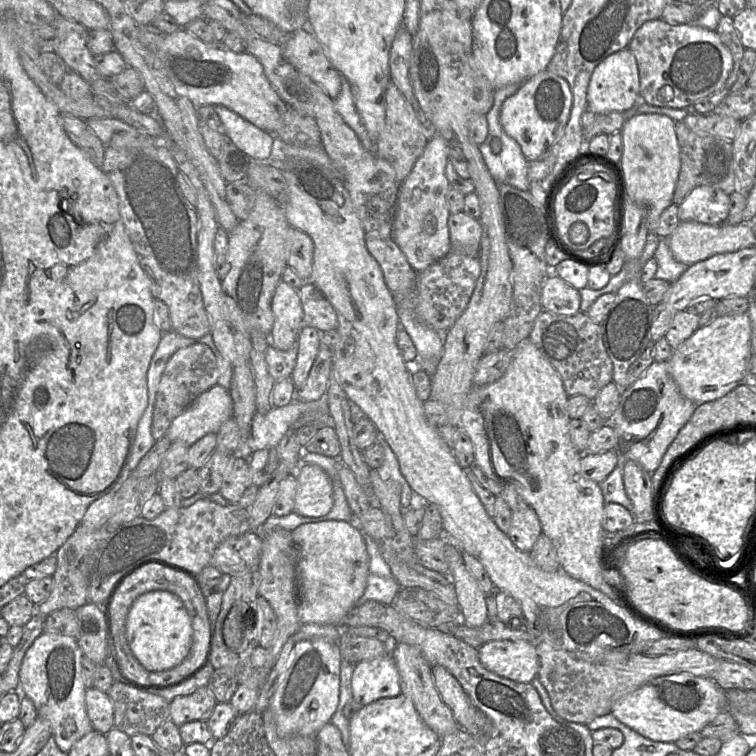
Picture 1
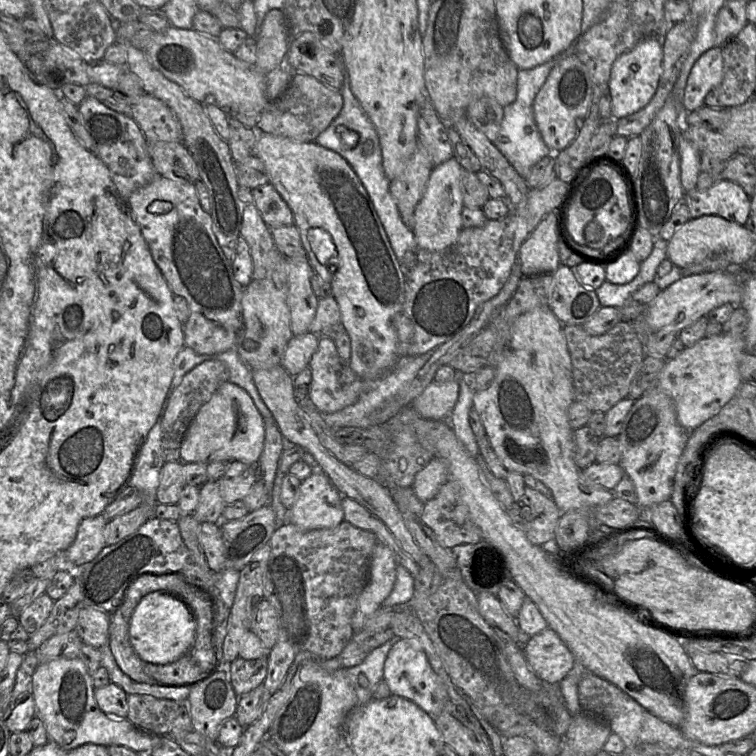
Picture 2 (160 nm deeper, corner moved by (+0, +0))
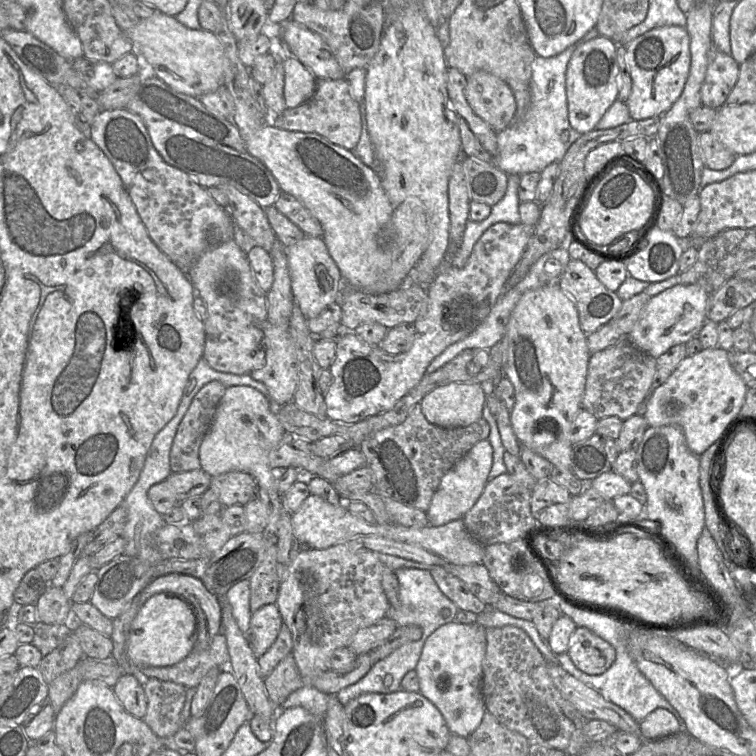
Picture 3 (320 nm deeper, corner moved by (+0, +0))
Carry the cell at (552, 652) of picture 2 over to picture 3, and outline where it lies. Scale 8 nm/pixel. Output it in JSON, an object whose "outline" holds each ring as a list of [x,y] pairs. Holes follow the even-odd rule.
{"outline":[[[577,627],[571,636],[567,654],[582,672],[598,676],[615,662],[616,649],[587,628]]]}

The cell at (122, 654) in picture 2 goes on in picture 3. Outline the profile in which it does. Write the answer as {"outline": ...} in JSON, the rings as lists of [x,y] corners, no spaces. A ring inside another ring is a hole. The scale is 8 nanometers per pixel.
{"outline":[[[221,624],[221,631],[219,631],[215,635],[210,646],[206,650],[191,652],[183,661],[170,667],[138,666],[138,668],[140,669],[141,673],[148,678],[156,678],[161,681],[173,682],[184,686],[186,689],[189,689],[192,687],[197,687],[200,684],[201,680],[210,670],[214,668],[225,668],[226,666],[228,666],[228,662],[229,662],[229,652],[227,648],[227,640],[225,633],[222,630],[222,624]]]}

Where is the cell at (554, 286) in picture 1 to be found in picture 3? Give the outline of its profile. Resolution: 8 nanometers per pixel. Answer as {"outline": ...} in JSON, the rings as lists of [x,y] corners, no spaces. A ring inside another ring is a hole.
{"outline":[[[570,259],[559,287],[577,307],[580,326],[586,334],[610,323],[623,304],[617,293],[607,289],[580,260]]]}

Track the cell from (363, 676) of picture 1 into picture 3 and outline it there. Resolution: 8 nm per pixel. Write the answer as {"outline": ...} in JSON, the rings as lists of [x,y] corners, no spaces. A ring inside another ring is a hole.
{"outline":[[[451,624],[439,627],[424,642],[414,669],[419,693],[441,712],[449,731],[468,739],[479,727],[486,708],[481,692],[486,629],[479,624]]]}

